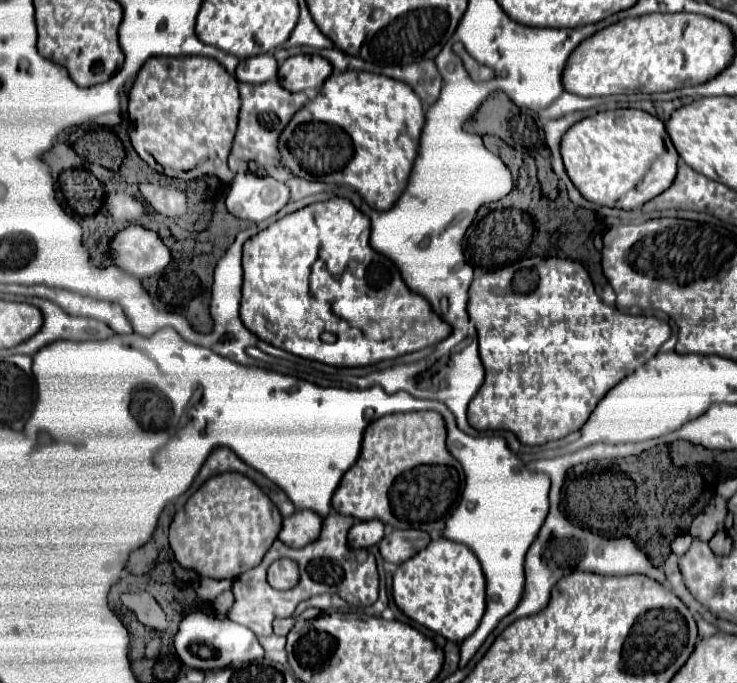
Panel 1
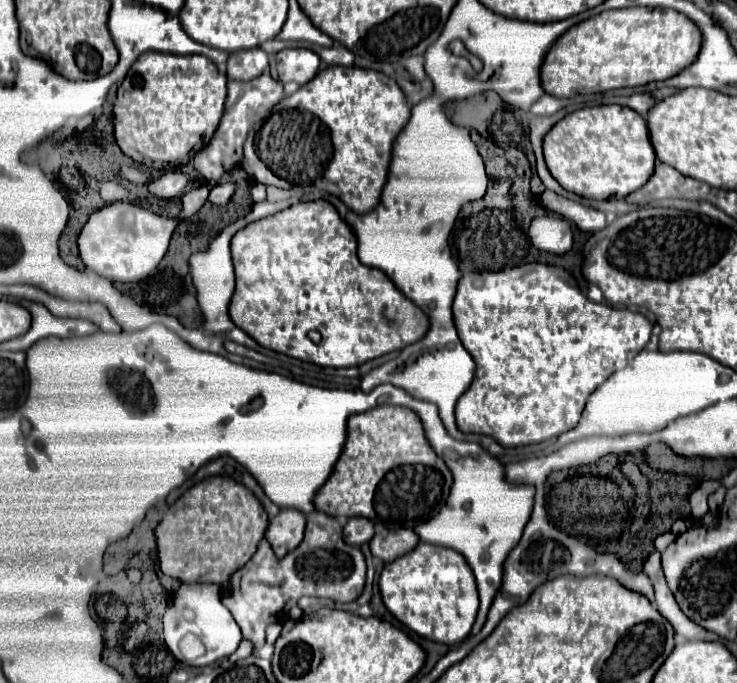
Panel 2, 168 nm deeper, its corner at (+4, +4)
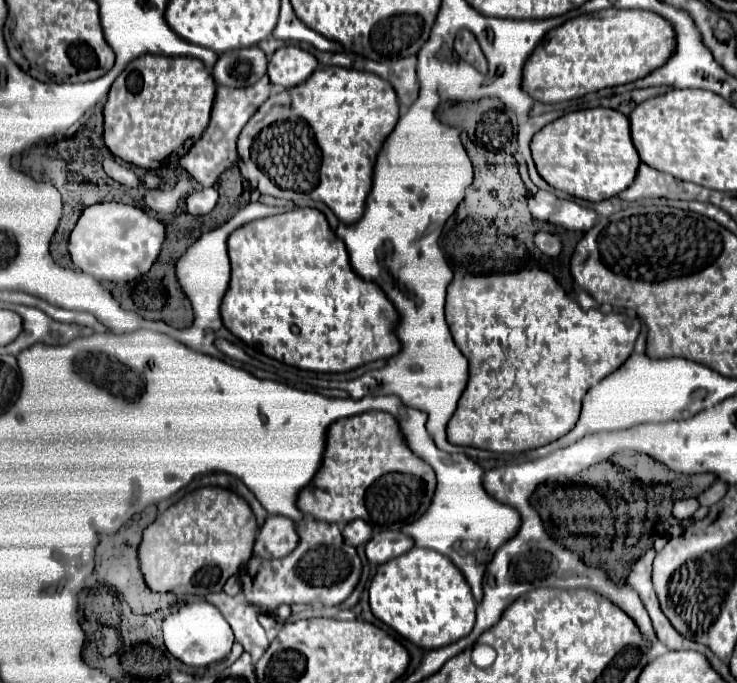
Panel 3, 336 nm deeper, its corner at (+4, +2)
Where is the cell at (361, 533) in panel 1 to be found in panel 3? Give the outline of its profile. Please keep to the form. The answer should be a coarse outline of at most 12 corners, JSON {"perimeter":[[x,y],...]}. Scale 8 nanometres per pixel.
{"perimeter":[[355,519],[345,525],[343,539],[351,547],[371,539],[371,527]]}

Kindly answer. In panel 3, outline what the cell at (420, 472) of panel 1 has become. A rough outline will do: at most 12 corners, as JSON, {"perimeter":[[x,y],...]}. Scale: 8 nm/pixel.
{"perimeter":[[397,419],[335,421],[297,507],[401,531],[437,477]]}

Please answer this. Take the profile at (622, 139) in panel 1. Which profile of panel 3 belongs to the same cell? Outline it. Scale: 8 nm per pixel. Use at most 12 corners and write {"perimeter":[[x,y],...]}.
{"perimeter":[[573,111],[533,137],[551,187],[595,203],[625,191],[639,153],[627,115]]}

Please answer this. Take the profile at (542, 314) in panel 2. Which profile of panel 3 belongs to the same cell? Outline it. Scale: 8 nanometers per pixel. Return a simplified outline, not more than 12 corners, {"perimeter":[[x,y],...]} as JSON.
{"perimeter":[[543,269],[449,283],[451,443],[573,429],[645,321]]}

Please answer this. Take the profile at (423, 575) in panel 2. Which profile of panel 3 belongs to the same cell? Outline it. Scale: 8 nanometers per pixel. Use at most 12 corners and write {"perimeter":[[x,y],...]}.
{"perimeter":[[445,555],[377,567],[371,611],[411,643],[469,635],[477,603]]}

